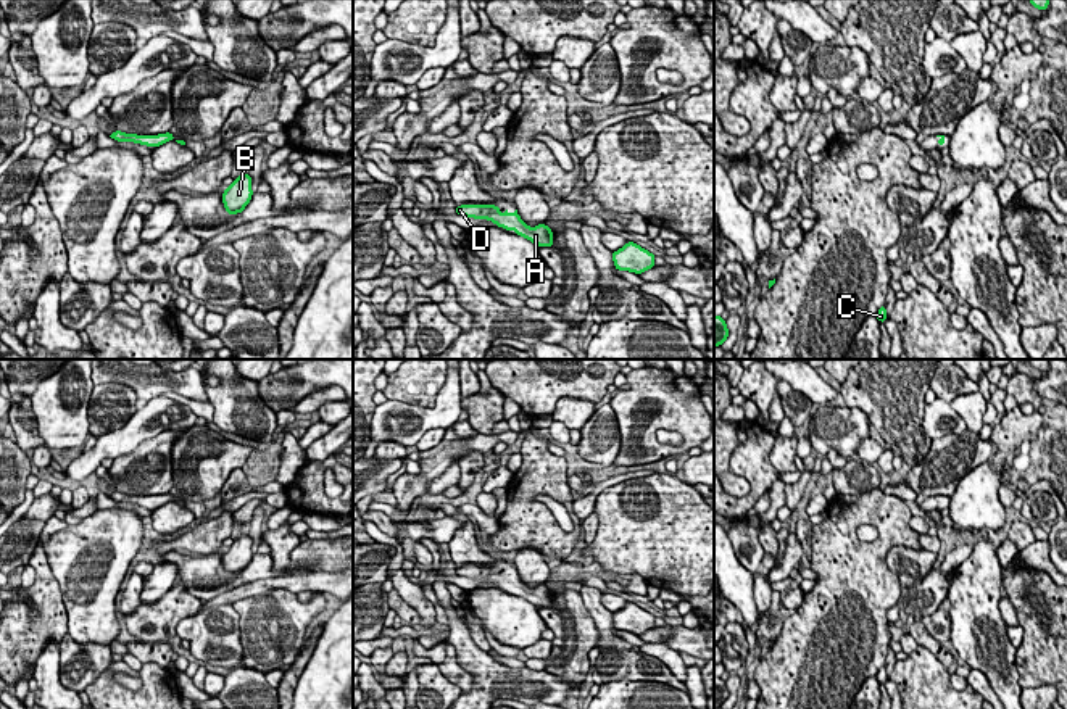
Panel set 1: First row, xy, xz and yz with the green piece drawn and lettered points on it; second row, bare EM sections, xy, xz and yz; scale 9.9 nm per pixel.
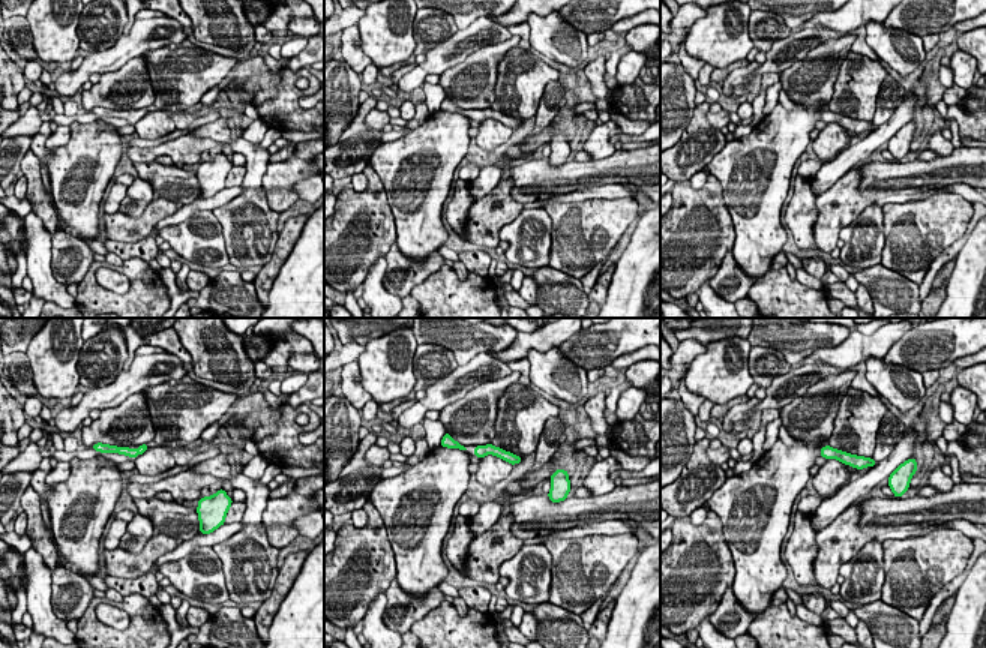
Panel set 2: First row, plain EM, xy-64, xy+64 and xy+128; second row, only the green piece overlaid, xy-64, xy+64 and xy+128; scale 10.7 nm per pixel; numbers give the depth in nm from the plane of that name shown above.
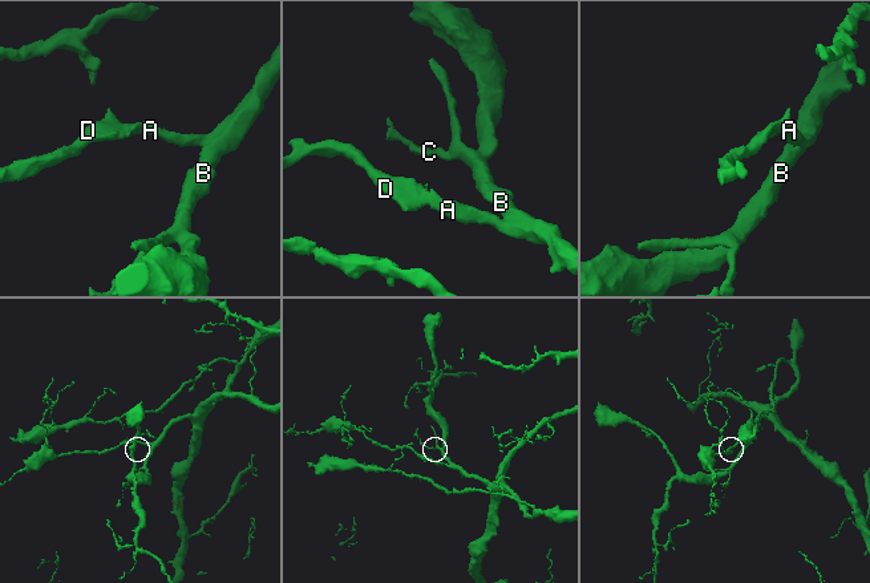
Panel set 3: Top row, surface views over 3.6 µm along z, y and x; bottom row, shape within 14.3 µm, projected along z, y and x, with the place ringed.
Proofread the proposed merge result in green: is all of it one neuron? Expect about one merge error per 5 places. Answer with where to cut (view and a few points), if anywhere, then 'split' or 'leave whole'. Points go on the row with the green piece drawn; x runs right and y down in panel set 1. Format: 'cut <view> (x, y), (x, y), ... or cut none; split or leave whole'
cut none; leave whole

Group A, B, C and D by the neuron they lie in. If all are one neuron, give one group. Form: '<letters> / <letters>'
A B C D

